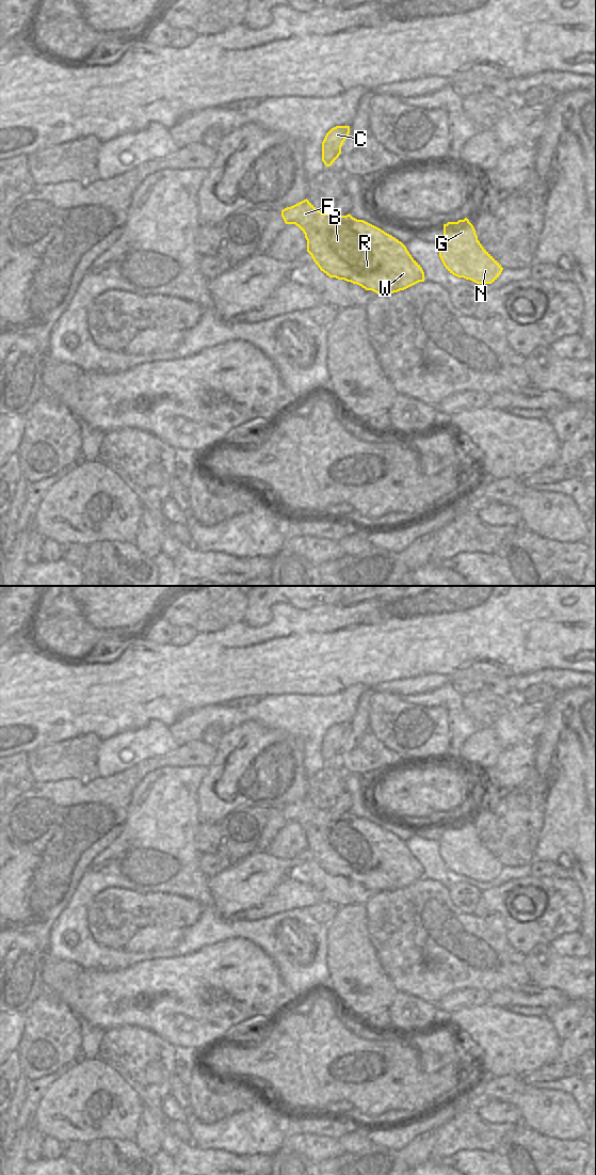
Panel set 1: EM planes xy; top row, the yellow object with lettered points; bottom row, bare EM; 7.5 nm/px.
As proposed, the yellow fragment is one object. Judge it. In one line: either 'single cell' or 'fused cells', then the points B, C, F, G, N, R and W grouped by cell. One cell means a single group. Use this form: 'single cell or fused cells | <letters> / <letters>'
single cell | B C F G N R W

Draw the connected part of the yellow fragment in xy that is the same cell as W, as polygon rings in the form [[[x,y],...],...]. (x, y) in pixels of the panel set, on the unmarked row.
[[[306,796],[283,807],[281,814],[286,822],[295,822],[305,831],[307,850],[320,868],[329,875],[357,882],[377,892],[391,892],[424,879],[422,866],[401,839],[350,811],[323,811]]]

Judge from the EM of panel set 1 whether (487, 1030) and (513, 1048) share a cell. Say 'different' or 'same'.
same

